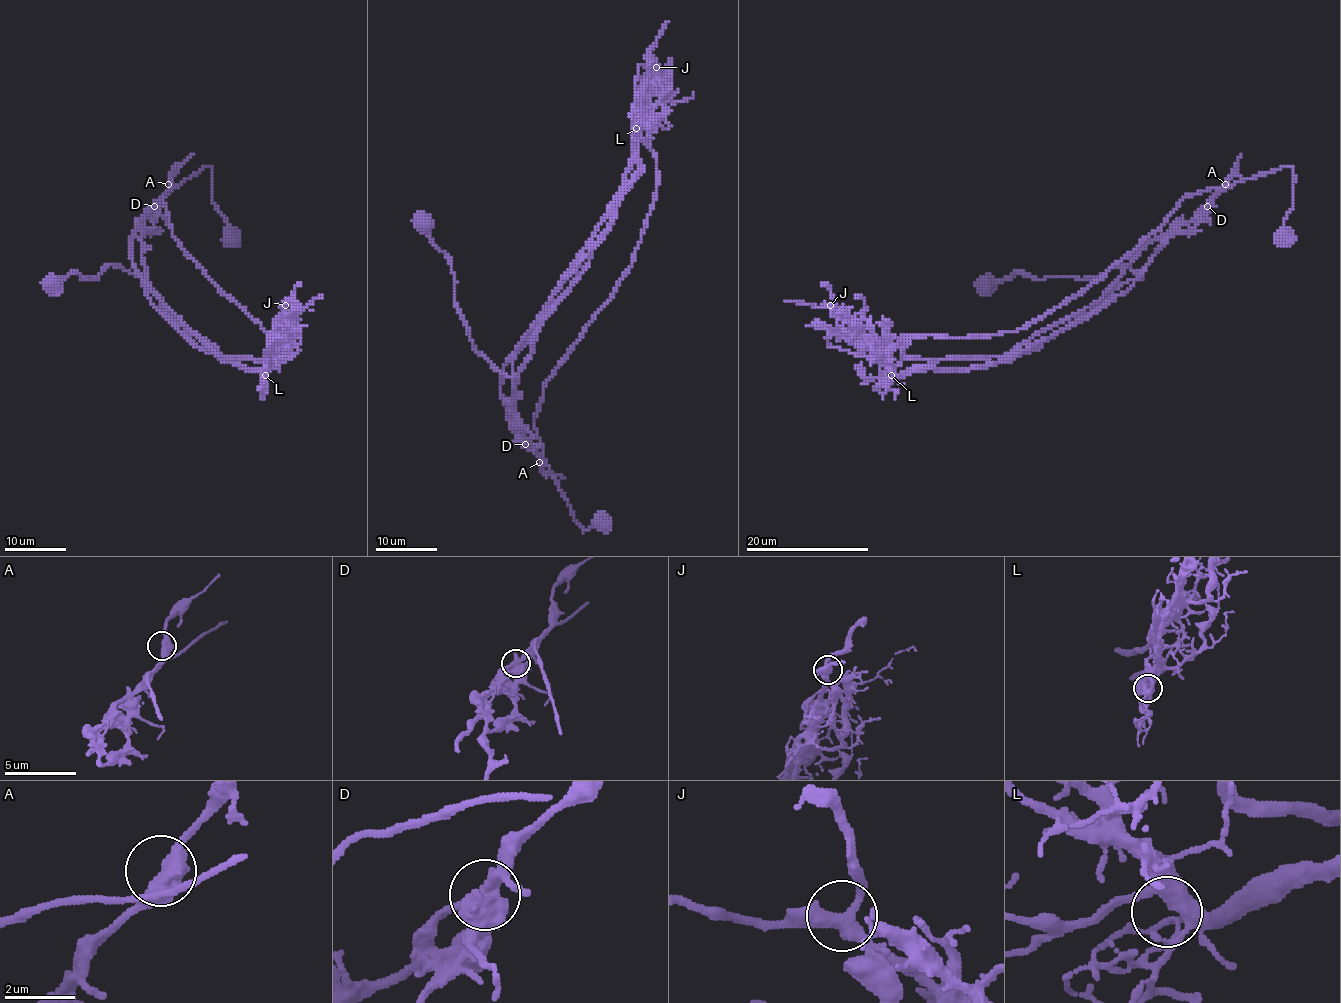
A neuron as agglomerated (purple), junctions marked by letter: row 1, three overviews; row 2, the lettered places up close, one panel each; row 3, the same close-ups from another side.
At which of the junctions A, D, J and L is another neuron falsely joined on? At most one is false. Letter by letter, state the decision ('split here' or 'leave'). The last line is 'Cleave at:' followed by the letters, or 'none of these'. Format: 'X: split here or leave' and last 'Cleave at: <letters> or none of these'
A: leave
D: split here
J: leave
L: leave
Cleave at: D

